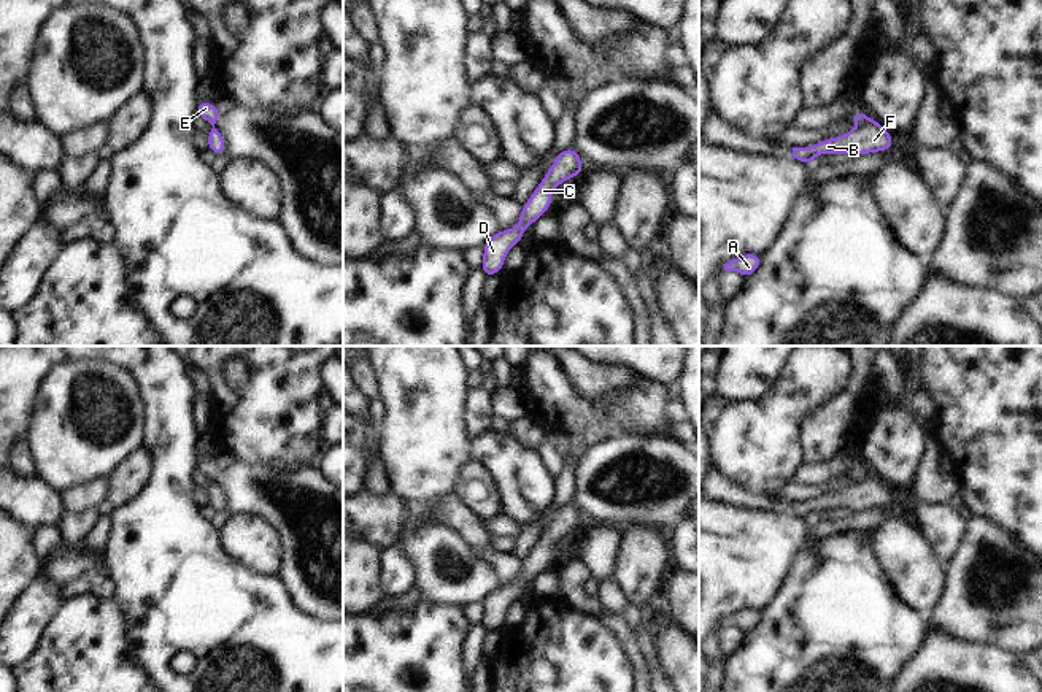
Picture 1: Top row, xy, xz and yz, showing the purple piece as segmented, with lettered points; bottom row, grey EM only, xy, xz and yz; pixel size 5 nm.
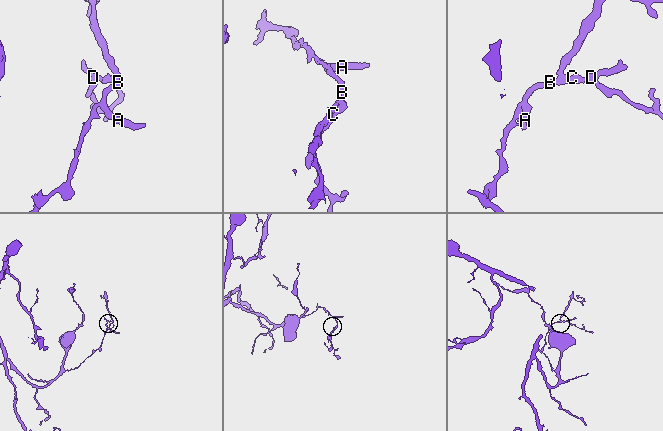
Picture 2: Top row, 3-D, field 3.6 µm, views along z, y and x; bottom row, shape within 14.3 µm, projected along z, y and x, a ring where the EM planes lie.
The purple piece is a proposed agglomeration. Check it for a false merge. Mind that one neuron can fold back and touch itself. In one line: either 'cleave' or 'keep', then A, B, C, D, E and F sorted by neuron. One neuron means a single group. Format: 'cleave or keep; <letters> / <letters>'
cleave; A B C D F / E

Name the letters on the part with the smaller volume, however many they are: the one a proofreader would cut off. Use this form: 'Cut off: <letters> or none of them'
Cut off: E

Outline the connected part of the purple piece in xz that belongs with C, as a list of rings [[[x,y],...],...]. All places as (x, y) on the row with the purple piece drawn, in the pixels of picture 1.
[[[573,144],[556,156],[553,165],[548,168],[548,173],[540,179],[537,189],[523,205],[519,224],[513,229],[500,230],[484,241],[481,271],[486,278],[496,276],[500,270],[504,270],[507,252],[523,240],[524,230],[551,208],[551,192],[556,187],[561,187],[565,179],[578,178],[583,168],[585,163],[580,159],[580,154],[573,149]]]

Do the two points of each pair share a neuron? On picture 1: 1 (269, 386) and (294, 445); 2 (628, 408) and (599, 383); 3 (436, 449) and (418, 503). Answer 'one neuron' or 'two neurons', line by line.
1: one neuron
2: two neurons
3: one neuron

